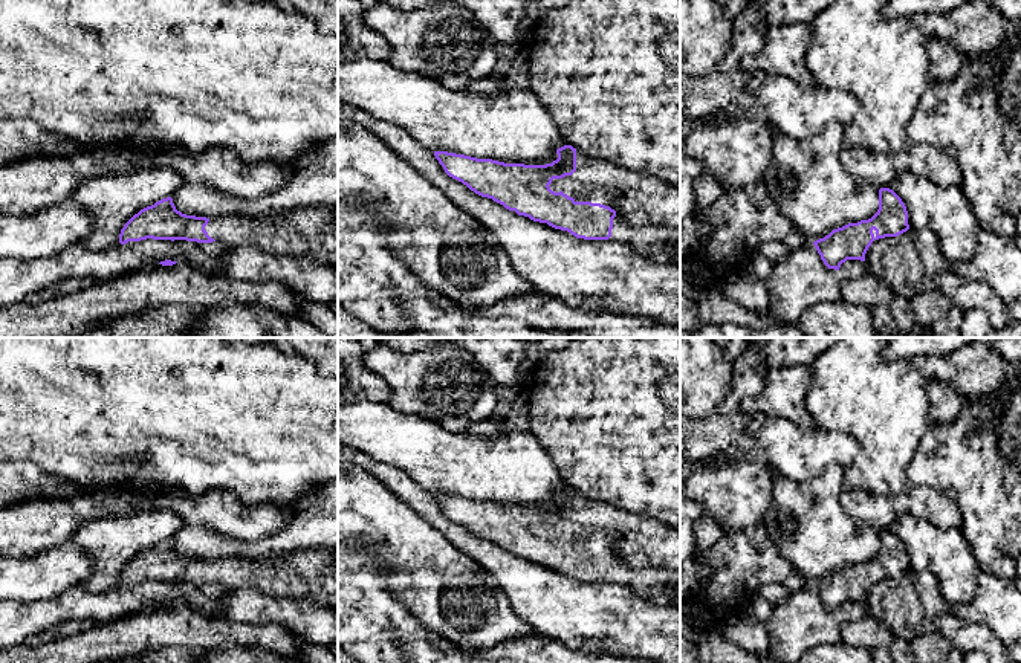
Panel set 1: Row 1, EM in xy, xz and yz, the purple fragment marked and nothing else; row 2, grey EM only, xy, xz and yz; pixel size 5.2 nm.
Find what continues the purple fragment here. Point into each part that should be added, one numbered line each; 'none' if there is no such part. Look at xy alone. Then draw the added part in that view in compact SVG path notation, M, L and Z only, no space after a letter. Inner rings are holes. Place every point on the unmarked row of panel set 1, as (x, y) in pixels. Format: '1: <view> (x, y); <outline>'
1: xy (309, 575); M313 548L284 553L275 558L246 559L238 556L209 561L205 573L216 584L229 590L257 588L274 597L315 600L321 606L338 610L338 570L335 556L338 548Z

